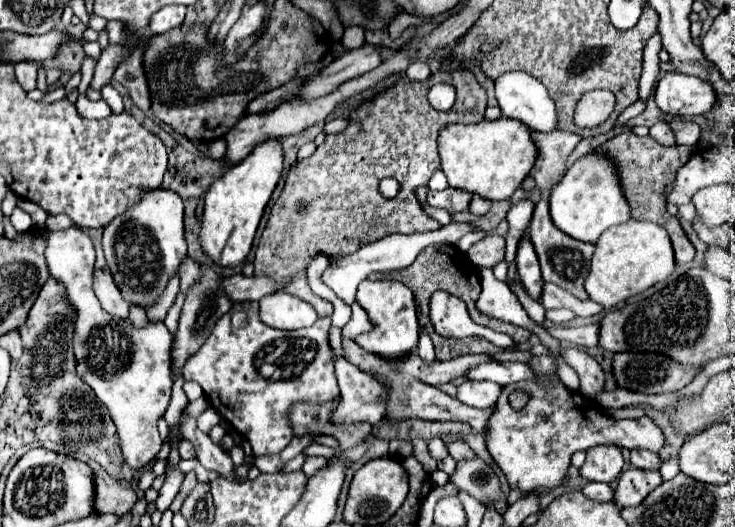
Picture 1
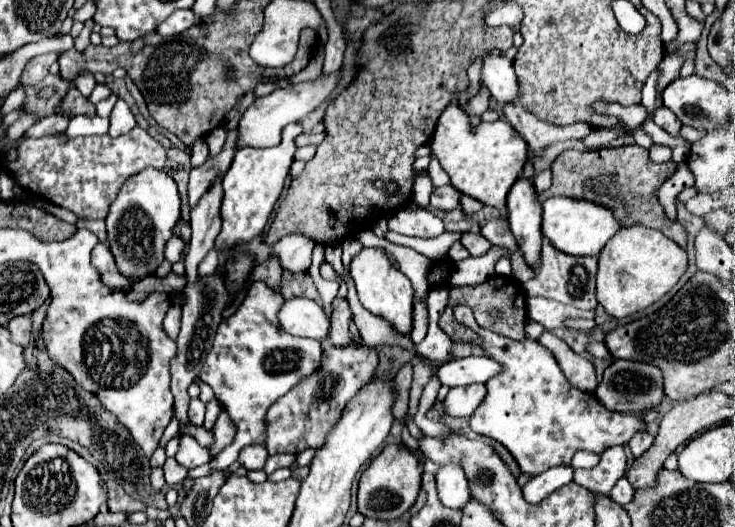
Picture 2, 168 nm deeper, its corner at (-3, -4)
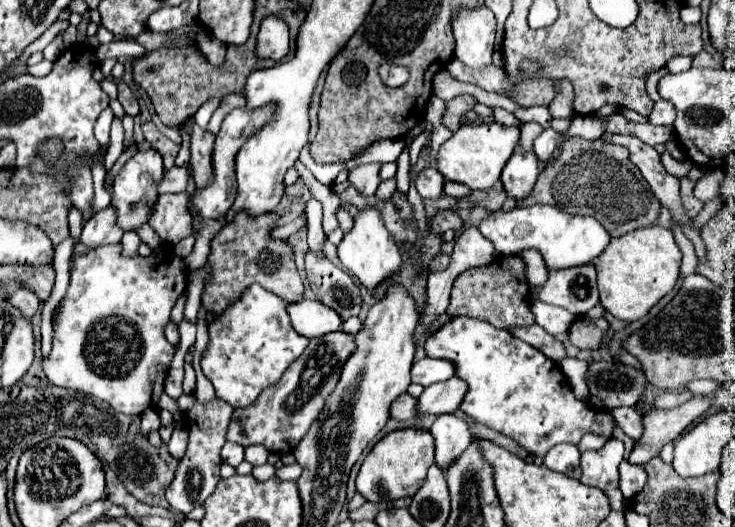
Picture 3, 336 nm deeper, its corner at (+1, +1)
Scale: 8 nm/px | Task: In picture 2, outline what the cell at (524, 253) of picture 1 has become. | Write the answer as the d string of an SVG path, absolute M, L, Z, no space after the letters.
M520 176L516 180L516 184L508 192L506 210L512 234L516 236L518 246L526 256L526 262L536 268L542 246L542 232L540 232L542 206L538 202L536 188L530 178Z

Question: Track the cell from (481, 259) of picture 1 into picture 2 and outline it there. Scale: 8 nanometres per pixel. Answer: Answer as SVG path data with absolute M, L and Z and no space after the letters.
M464 232L460 242L470 252L470 256L480 256L492 248L492 244L482 234L474 234L474 232Z

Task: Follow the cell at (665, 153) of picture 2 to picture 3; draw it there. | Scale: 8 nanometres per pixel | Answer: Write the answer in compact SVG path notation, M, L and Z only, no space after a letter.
M664 151L662 155L660 155L660 161L662 161L662 165L664 165L664 169L670 173L670 175L676 175L676 177L684 177L688 171L690 171L690 163L678 163L668 151Z

